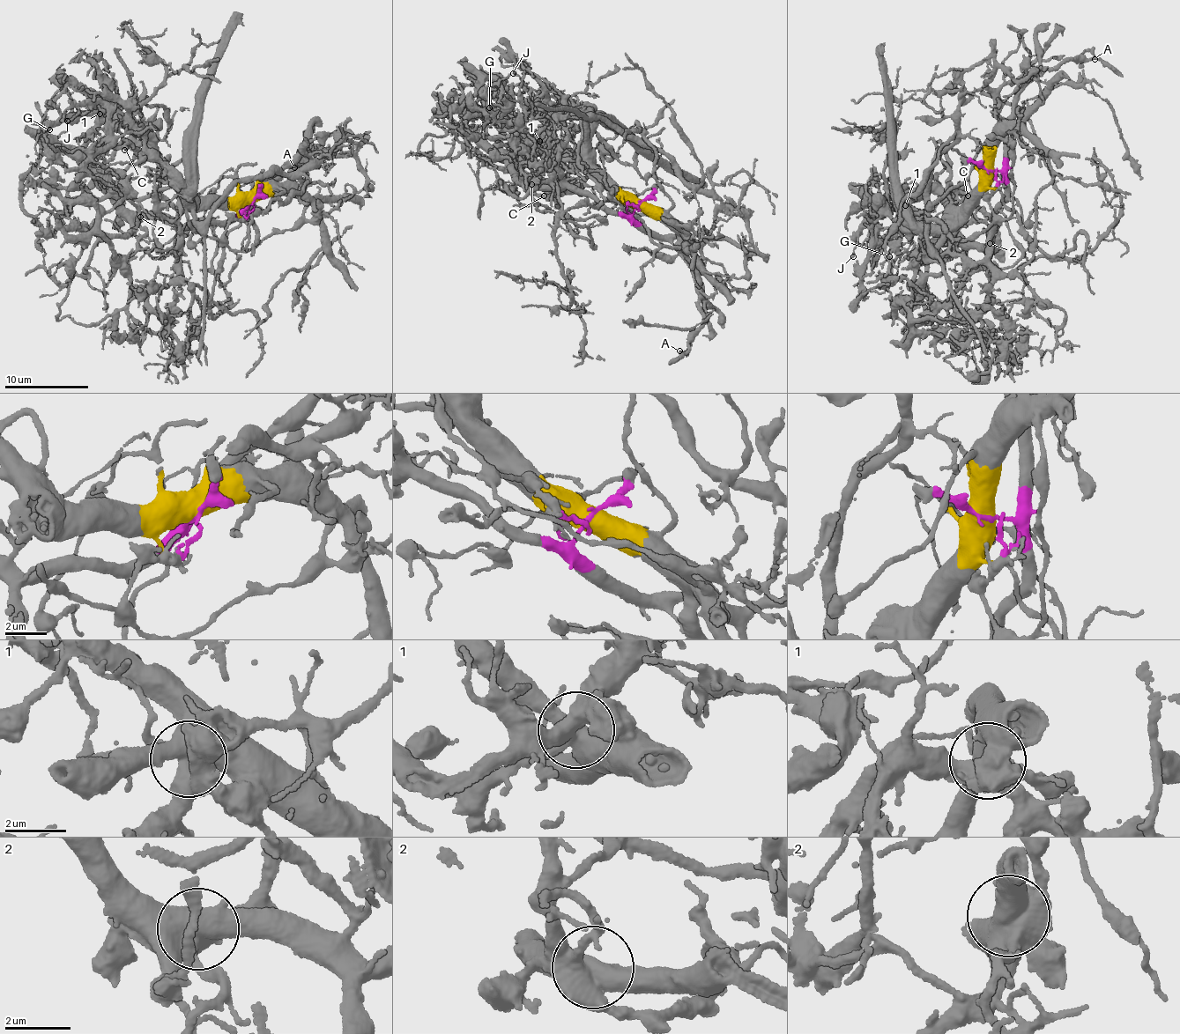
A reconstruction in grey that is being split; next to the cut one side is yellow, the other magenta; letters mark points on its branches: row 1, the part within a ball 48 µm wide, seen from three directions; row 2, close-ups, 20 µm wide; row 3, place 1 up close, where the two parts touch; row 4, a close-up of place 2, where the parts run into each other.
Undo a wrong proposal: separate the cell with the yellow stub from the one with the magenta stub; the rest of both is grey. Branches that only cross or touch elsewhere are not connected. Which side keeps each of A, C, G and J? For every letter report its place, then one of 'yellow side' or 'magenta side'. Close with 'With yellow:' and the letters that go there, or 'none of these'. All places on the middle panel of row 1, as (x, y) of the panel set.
A: (679, 350) | yellow side
C: (544, 195) | yellow side
G: (489, 107) | yellow side
J: (513, 73) | magenta side
With yellow: A, C, G

